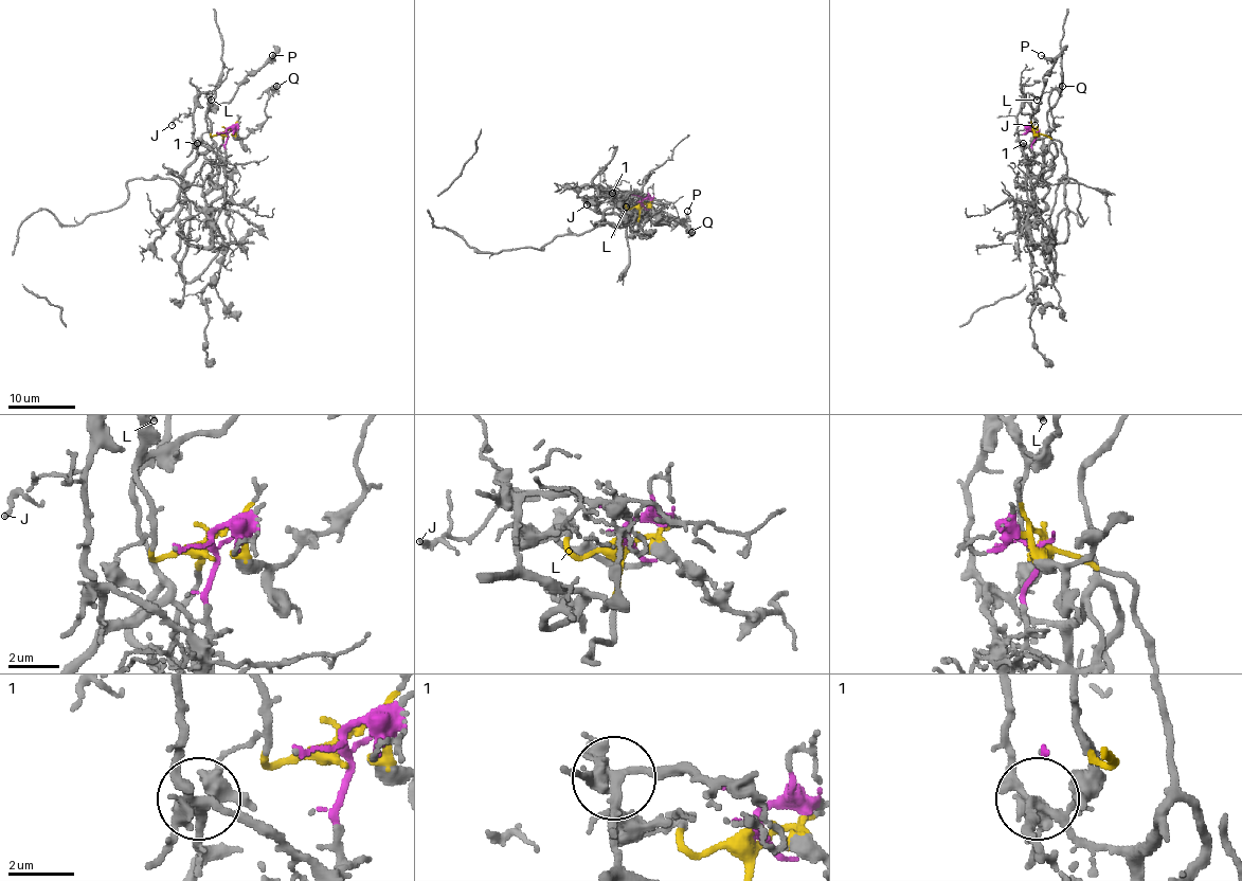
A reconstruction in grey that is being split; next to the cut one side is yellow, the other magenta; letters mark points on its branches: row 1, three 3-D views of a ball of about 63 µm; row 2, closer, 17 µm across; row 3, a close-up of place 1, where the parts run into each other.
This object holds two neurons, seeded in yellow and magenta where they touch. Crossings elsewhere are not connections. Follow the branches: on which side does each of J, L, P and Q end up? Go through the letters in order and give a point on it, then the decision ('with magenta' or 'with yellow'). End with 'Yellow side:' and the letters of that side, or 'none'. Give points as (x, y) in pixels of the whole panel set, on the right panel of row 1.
J: place (1034, 125); with magenta
L: place (1037, 100); with yellow
P: place (1041, 55); with yellow
Q: place (1062, 86); with yellow
Yellow side: L, P, Q

